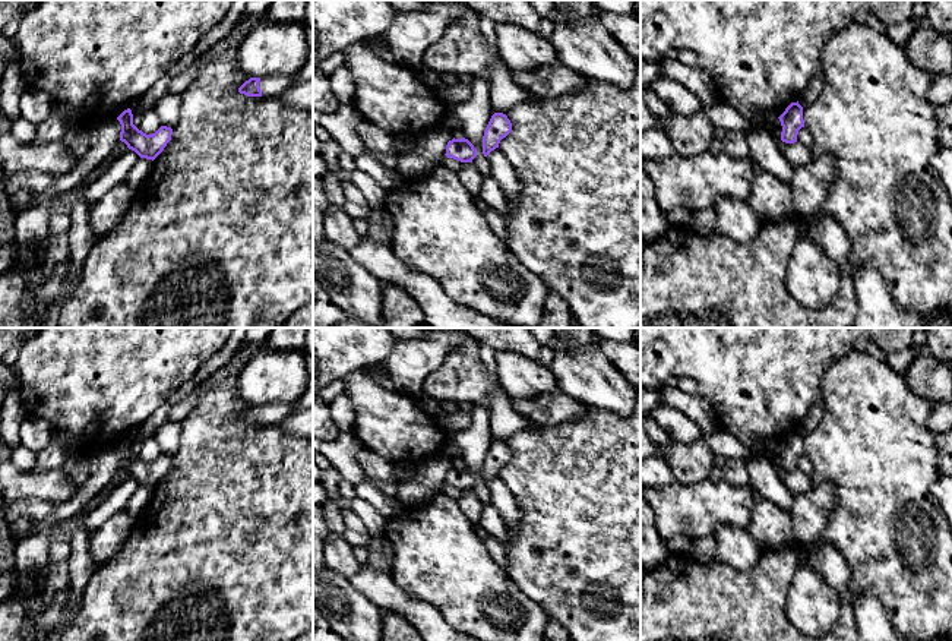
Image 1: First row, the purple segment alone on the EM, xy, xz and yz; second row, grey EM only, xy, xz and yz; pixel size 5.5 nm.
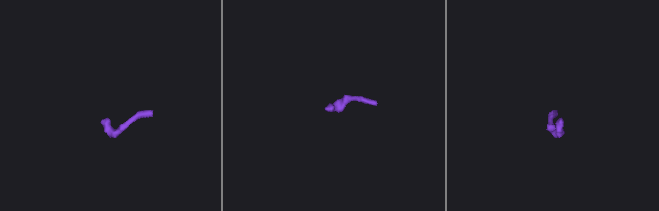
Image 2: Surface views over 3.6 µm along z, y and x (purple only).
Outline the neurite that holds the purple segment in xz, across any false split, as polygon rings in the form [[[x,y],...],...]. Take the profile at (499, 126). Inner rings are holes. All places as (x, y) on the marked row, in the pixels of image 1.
[[[494,113],[484,130],[483,154],[487,157],[491,151],[499,148],[499,143],[512,132],[512,123],[503,113]]]

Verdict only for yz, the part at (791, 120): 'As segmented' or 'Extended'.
As segmented

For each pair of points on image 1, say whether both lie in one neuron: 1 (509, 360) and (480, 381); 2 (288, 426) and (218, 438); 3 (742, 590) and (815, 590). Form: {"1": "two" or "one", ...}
{"1": "two", "2": "two", "3": "two"}

